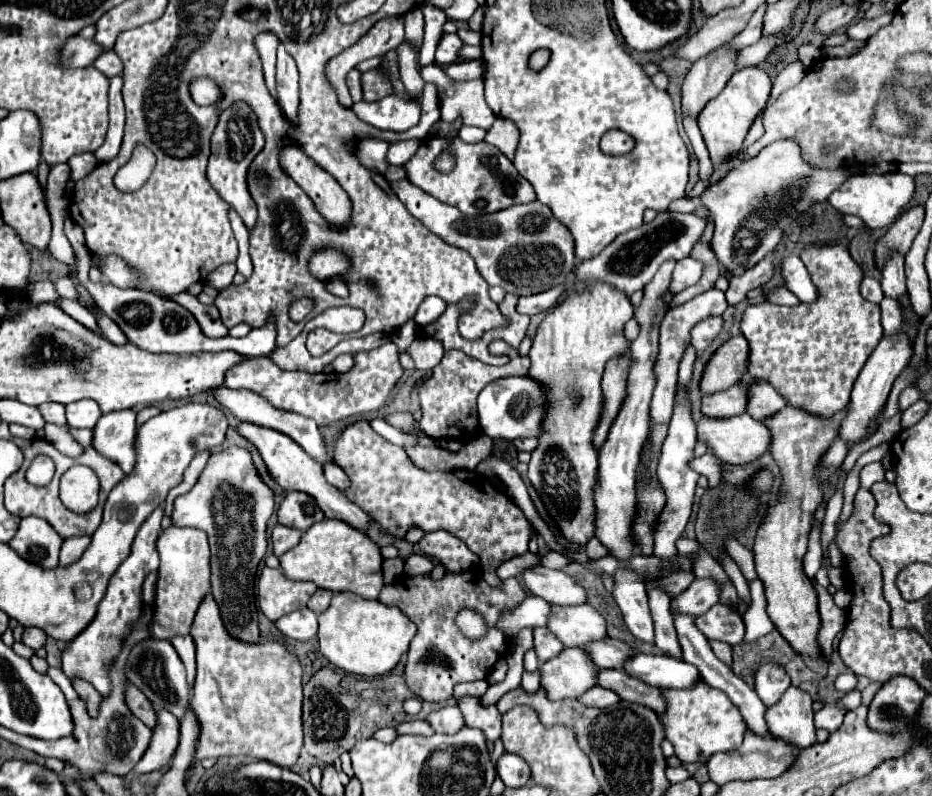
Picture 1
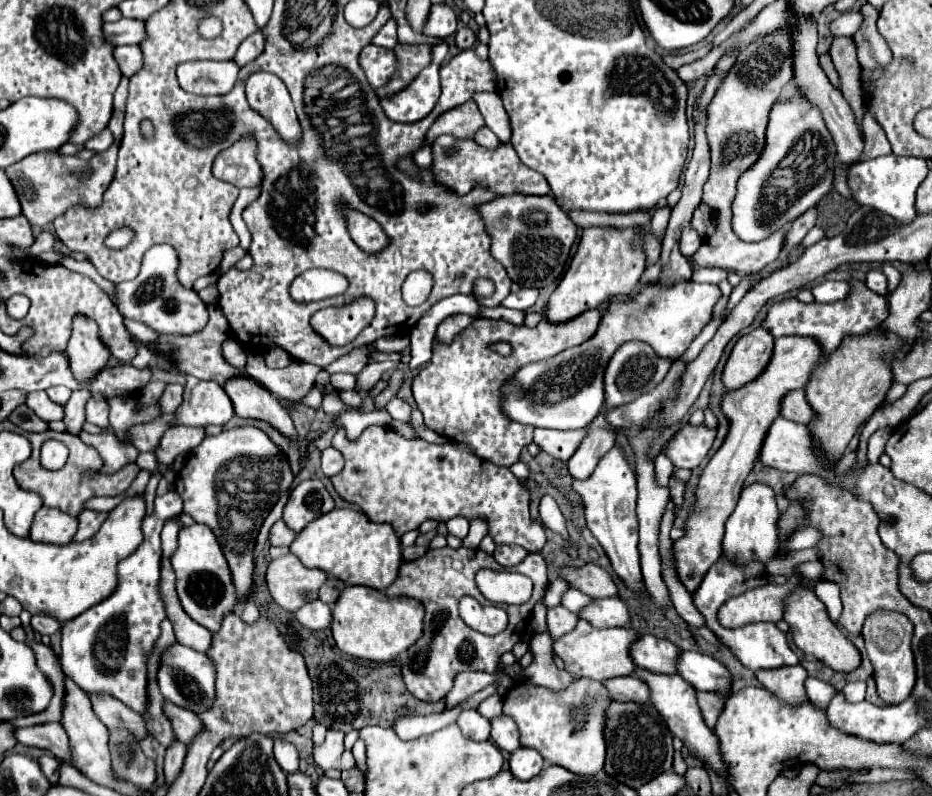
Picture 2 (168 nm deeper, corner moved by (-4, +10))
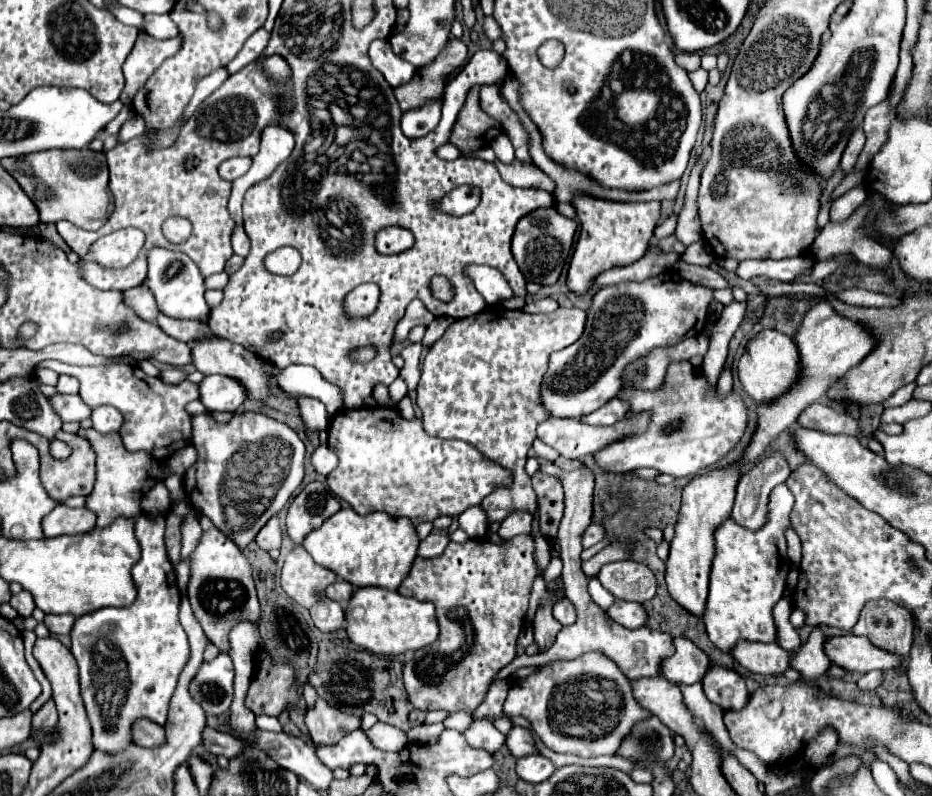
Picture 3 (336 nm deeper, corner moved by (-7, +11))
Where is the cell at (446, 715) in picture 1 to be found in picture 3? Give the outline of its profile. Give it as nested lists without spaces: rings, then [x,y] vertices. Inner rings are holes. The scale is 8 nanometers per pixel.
[[[476,718],[464,732],[466,742],[474,748],[484,748],[496,752],[504,744],[504,734],[494,728],[494,724],[486,718]]]

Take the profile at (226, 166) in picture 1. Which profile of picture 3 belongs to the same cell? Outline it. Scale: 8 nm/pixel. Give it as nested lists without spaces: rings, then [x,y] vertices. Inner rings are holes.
[[[232,158],[232,160],[222,162],[218,172],[220,172],[220,176],[222,176],[224,180],[232,182],[232,180],[236,180],[238,176],[246,174],[250,166],[252,166],[252,158]]]

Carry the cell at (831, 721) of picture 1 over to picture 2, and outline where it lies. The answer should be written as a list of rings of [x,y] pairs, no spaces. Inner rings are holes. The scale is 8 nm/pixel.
[[[855,681],[855,683],[847,683],[843,693],[845,693],[845,699],[849,703],[857,703],[857,701],[863,701],[865,699],[865,681]]]

